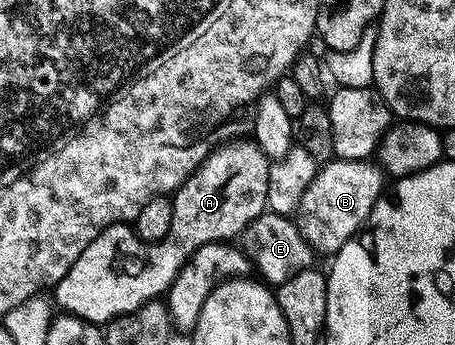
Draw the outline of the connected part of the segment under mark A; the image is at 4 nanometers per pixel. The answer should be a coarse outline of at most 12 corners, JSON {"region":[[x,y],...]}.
{"region":[[215,148],[174,190],[172,227],[143,243],[109,225],[52,290],[105,326],[161,298],[209,241],[262,213],[270,158]]}

